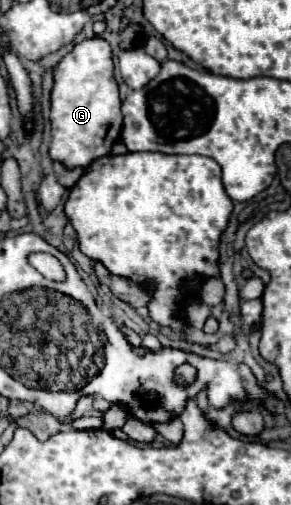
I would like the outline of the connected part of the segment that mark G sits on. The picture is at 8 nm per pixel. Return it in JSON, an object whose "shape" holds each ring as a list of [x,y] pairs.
{"shape":[[[90,38],[74,46],[54,68],[52,90],[52,144],[50,158],[60,160],[68,168],[90,166],[96,158],[110,154],[112,144],[122,132],[122,112],[118,86],[112,74],[112,50],[102,38]]]}

